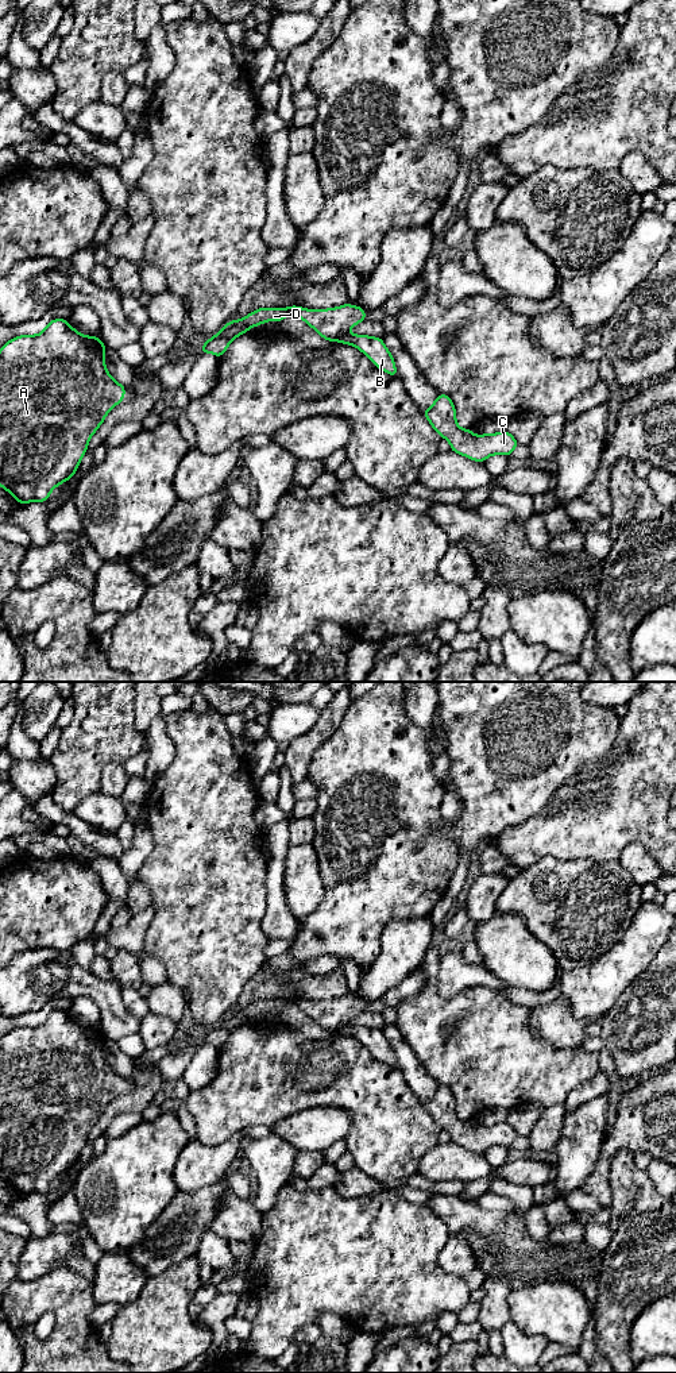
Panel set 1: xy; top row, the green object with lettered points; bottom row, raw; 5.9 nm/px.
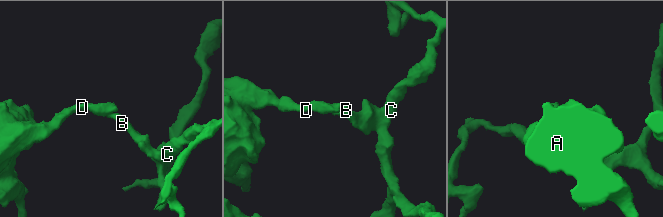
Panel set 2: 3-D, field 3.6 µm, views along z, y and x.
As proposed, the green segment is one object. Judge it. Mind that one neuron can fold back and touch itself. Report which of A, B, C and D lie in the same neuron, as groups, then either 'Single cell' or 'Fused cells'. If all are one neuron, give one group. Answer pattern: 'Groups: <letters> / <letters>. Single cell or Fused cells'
Groups: A D / B C. Fused cells

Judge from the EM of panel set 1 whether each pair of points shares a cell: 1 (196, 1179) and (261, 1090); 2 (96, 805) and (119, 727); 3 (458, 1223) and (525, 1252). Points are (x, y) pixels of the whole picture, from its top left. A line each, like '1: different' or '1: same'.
1: different
2: different
3: same

